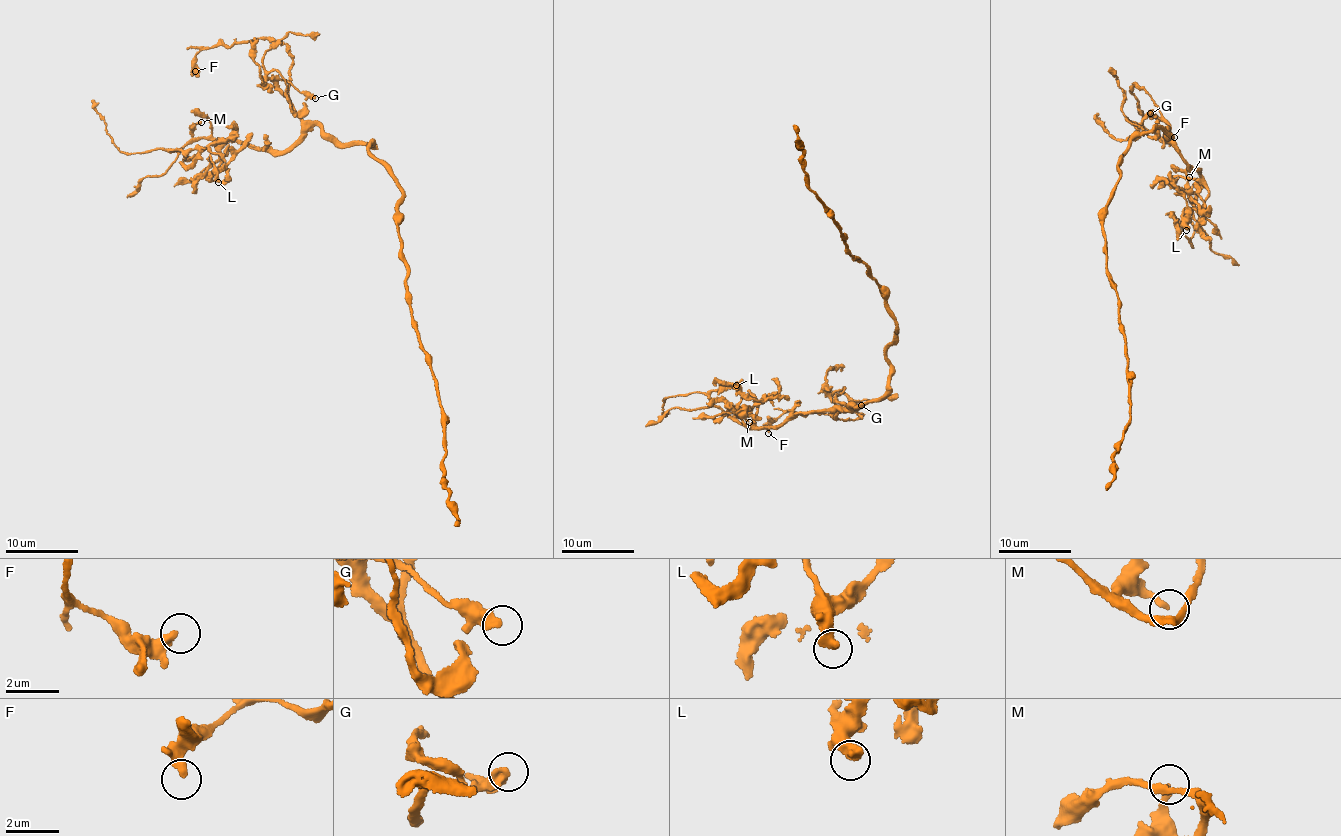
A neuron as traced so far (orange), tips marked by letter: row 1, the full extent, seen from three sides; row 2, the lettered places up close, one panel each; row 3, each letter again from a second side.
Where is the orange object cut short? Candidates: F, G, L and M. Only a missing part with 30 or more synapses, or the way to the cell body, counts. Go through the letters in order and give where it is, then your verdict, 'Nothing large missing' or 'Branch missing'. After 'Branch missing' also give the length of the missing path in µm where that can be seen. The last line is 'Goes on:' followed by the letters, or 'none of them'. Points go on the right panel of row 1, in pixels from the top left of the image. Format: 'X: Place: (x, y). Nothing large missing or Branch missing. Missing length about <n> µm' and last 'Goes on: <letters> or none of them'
F: Place: (1174, 137). Nothing large missing
G: Place: (1150, 113). Nothing large missing
L: Place: (1186, 230). Nothing large missing
M: Place: (1189, 177). Nothing large missing
Goes on: none of them

